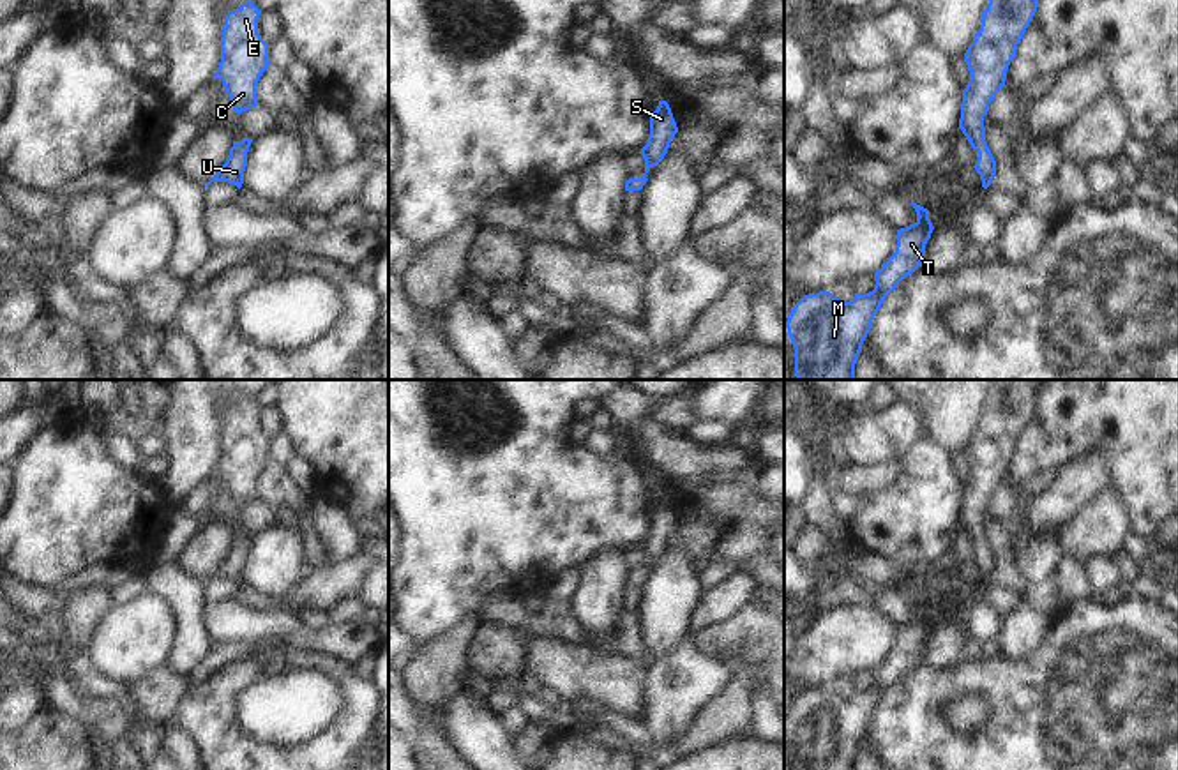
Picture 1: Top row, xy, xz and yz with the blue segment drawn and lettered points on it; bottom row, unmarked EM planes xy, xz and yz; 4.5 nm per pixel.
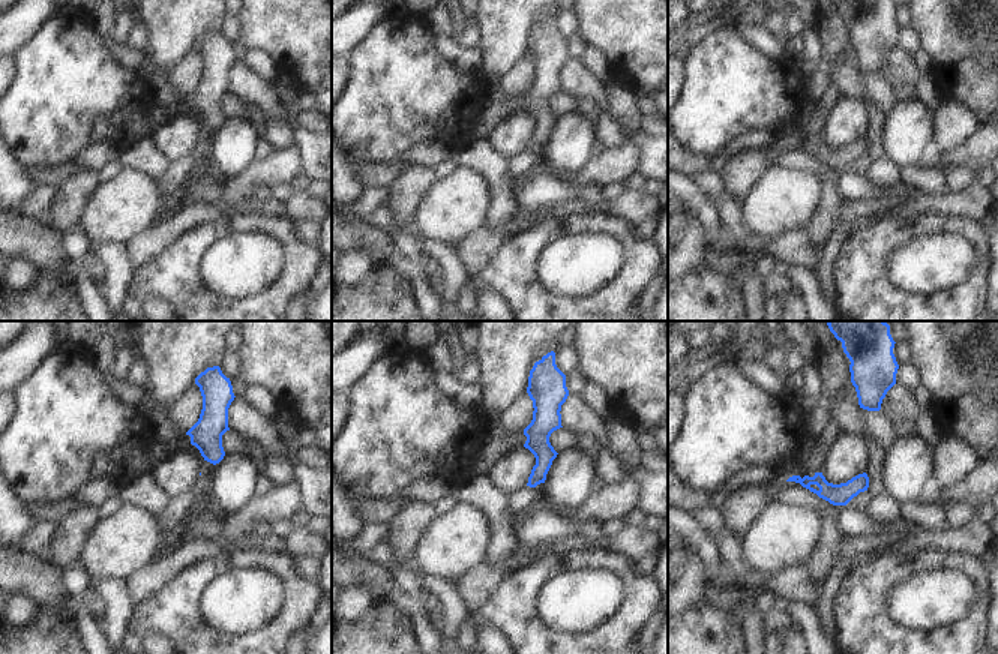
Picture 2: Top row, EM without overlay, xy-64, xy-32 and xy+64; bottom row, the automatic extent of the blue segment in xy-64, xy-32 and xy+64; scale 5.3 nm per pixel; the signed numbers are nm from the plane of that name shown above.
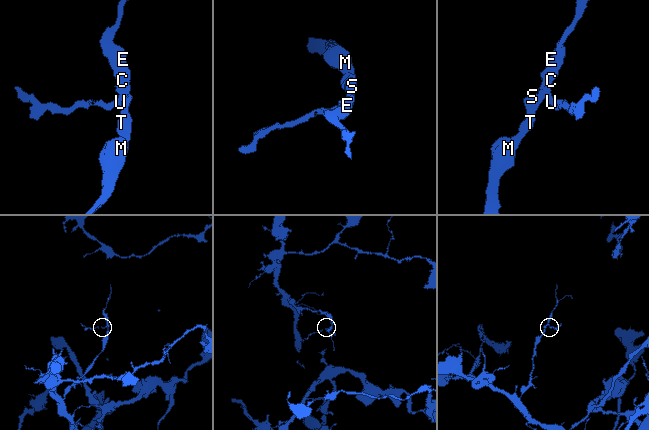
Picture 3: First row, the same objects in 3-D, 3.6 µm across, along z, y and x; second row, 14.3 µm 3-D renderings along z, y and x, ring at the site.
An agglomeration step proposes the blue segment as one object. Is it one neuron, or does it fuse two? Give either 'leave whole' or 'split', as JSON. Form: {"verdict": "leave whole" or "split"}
{"verdict": "leave whole"}

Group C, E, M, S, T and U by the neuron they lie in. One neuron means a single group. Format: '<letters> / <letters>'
C E M S T U

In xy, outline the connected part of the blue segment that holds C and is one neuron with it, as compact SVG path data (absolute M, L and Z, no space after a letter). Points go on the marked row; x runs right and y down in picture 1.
M245 2L224 18L215 78L223 81L237 115L260 104L256 87L270 65L268 42L258 32L260 14L254 2Z

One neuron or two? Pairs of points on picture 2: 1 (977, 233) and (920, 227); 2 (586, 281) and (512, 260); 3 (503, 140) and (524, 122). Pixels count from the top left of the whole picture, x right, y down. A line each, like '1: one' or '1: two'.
1: one
2: two
3: one

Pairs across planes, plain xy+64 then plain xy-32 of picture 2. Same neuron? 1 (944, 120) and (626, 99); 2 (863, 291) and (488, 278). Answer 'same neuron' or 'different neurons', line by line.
1: same neuron
2: same neuron

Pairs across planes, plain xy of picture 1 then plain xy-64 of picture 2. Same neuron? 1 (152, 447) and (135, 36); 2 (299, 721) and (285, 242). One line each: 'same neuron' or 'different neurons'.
1: same neuron
2: different neurons

